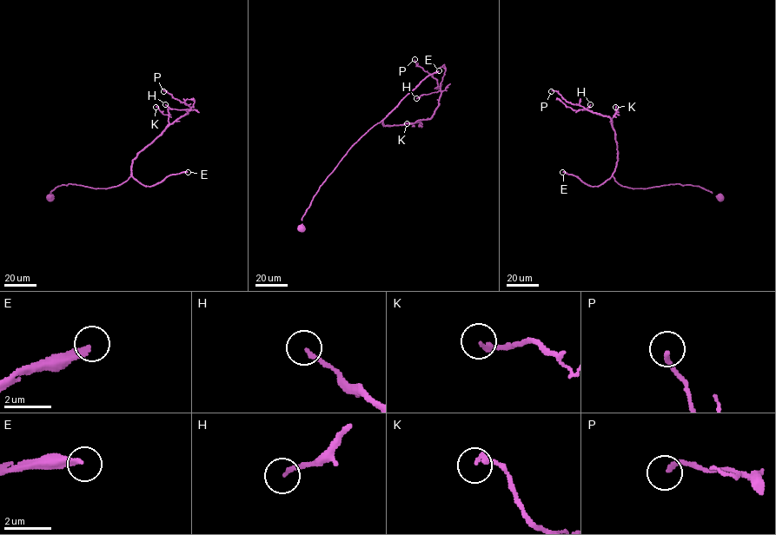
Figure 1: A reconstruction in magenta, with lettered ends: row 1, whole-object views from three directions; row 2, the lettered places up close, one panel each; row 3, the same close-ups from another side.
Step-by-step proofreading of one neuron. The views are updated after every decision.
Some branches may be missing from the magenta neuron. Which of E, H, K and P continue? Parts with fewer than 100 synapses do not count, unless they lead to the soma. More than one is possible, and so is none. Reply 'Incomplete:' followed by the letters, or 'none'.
Incomplete: E

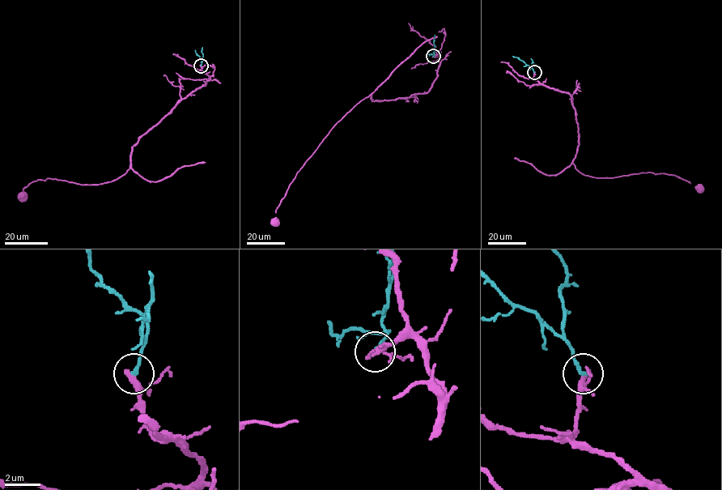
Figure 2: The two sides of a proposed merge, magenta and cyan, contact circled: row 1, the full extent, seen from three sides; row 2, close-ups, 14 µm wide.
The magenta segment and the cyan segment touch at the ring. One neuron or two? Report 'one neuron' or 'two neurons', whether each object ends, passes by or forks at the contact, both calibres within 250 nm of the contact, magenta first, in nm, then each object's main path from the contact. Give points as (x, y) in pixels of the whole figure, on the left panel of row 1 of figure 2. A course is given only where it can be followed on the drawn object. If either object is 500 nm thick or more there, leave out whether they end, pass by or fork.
two neurons; magenta passes by; cyan ends there; 260 nm thick on the magenta side, 200 nm on the other; magenta runs (201, 66), (209, 76), (204, 85), (139, 138), (125, 173), (99, 184), (38, 180), (23, 189), (23, 197); cyan runs (201, 66), (202, 47)

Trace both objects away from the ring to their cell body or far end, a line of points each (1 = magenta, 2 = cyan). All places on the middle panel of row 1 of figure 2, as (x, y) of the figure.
1: (433, 56), (440, 62), (427, 91), (379, 100), (370, 95), (332, 129), (290, 184), (275, 222)
2: (433, 56), (435, 35)

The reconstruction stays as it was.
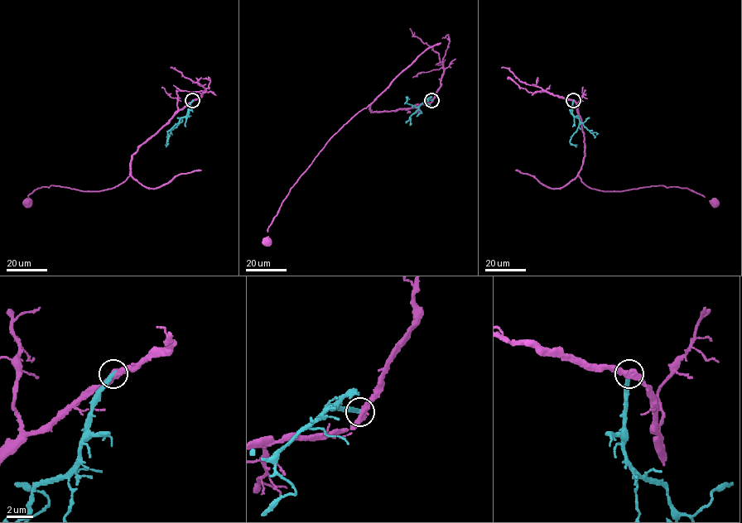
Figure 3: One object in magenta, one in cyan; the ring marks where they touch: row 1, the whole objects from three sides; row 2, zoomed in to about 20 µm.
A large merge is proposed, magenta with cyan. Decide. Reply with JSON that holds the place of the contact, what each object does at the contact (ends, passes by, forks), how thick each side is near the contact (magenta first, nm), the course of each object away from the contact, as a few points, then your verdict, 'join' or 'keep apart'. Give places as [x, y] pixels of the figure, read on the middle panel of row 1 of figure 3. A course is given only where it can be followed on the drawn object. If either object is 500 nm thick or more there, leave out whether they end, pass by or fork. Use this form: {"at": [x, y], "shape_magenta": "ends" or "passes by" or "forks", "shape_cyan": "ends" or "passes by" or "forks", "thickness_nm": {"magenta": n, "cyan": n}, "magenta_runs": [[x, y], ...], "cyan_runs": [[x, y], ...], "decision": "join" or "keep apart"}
{"at": [431, 100], "shape_magenta": "passes by", "shape_cyan": "ends", "thickness_nm": {"magenta": 440, "cyan": 300}, "magenta_runs": [[432, 100], [387, 111], [372, 112], [369, 105], [357, 113], [327, 141], [291, 189], [267, 229], [267, 242]], "cyan_runs": [[432, 99], [426, 99], [416, 107], [407, 103], [407, 97], [404, 103]], "decision": "keep apart"}

